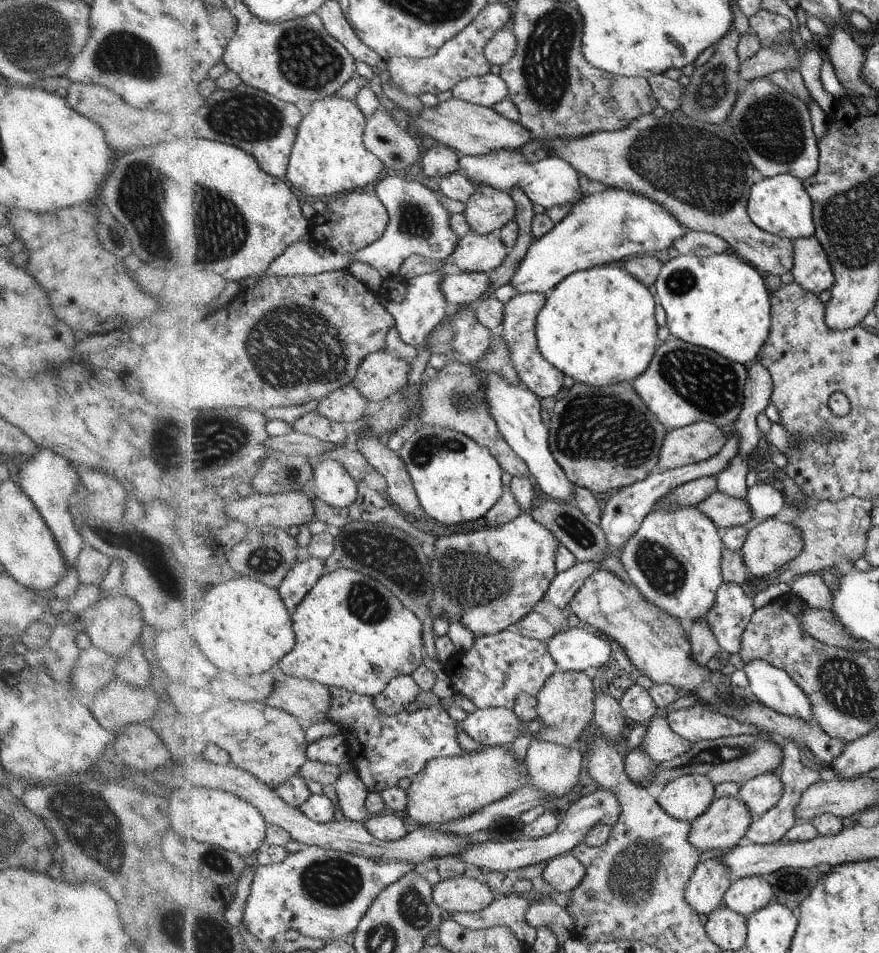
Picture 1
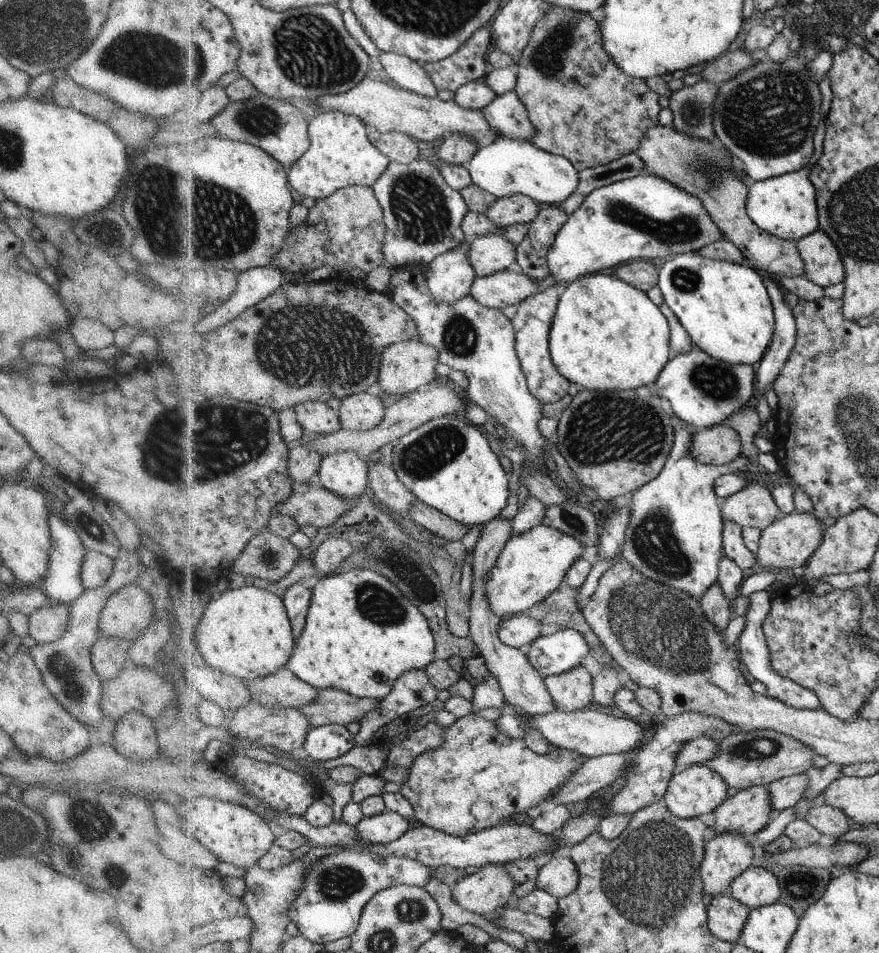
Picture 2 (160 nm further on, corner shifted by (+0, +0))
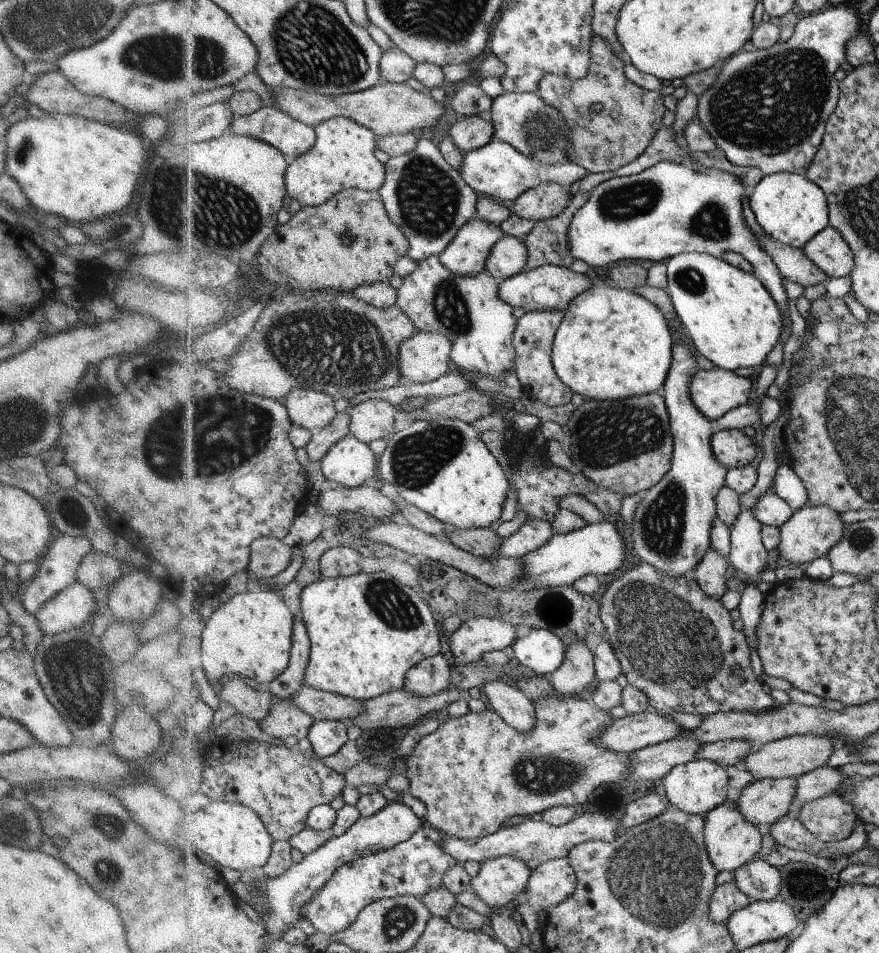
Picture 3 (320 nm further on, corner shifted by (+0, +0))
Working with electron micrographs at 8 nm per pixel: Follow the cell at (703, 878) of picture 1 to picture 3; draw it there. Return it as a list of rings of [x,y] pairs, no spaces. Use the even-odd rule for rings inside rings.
[[[727,798],[719,807],[710,811],[707,818],[706,845],[709,856],[716,868],[723,870],[736,870],[757,858],[763,844],[764,829],[751,823],[739,809],[739,804]]]

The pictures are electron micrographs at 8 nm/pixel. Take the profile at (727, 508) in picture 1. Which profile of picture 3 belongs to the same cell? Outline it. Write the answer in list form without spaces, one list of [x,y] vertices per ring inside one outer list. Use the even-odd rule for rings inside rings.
[[[774,490],[758,499],[753,510],[753,515],[763,524],[781,527],[794,515],[794,510]]]

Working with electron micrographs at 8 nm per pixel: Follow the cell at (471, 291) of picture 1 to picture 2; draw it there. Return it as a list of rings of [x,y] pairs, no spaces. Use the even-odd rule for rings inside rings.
[[[506,270],[476,278],[469,293],[481,305],[503,309],[512,304],[518,306],[524,299],[538,293],[535,280],[524,273]]]

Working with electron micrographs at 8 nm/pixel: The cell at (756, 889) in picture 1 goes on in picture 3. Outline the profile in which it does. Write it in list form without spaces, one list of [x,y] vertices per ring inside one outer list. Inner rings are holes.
[[[760,857],[735,870],[734,882],[752,901],[767,901],[780,897],[780,872],[776,866]]]

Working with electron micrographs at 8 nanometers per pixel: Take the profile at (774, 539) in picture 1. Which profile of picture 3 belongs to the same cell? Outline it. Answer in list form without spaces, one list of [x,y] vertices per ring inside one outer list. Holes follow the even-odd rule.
[[[806,504],[794,512],[794,515],[784,523],[780,529],[780,542],[777,549],[790,566],[804,567],[816,558],[826,556],[831,548],[844,536],[846,523],[842,521],[840,513],[828,505]]]

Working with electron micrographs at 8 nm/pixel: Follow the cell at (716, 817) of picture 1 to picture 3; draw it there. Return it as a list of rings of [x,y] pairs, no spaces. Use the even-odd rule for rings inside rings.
[[[763,778],[752,781],[736,801],[743,815],[762,829],[788,814],[788,808],[797,798],[797,779]]]

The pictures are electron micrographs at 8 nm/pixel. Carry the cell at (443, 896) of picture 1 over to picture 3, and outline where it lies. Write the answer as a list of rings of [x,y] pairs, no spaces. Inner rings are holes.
[[[506,855],[494,857],[482,863],[478,874],[471,880],[471,888],[490,908],[506,907],[515,904],[515,898],[525,890],[531,872],[523,860]]]

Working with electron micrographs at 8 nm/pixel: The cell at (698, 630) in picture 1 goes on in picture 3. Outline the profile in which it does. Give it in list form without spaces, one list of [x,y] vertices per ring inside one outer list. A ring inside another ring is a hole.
[[[714,548],[710,549],[692,572],[701,588],[711,597],[721,598],[727,592],[726,568],[729,562]]]

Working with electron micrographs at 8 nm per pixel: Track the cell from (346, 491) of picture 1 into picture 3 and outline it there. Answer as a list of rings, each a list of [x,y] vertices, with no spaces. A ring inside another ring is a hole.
[[[350,434],[328,453],[328,456],[322,461],[322,470],[326,478],[338,482],[340,486],[362,487],[379,473],[378,456],[368,443]]]

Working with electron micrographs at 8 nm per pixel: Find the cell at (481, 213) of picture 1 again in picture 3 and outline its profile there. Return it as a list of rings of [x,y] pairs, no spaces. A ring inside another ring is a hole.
[[[556,183],[537,184],[530,191],[526,191],[523,195],[520,195],[514,201],[514,208],[508,210],[510,210],[512,215],[518,215],[534,222],[558,216],[571,201],[572,197],[568,189],[568,187]]]

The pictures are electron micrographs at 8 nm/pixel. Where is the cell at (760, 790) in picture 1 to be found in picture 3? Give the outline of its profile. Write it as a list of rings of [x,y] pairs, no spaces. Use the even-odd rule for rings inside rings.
[[[824,765],[808,774],[802,775],[797,780],[797,798],[800,804],[832,795],[846,780],[846,776],[839,767]]]

